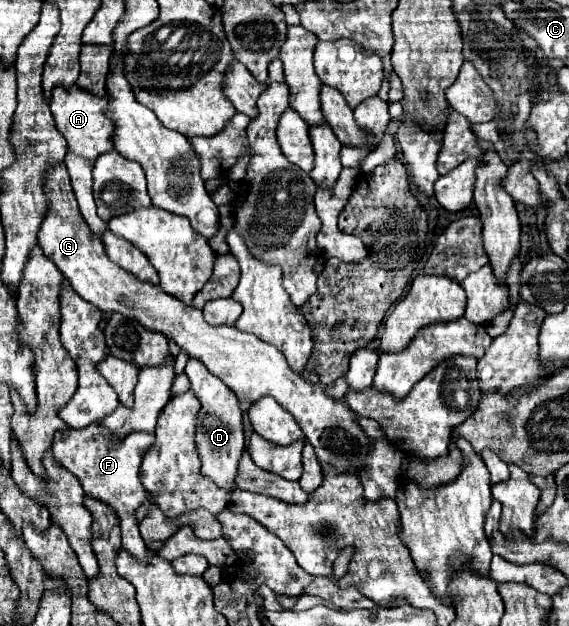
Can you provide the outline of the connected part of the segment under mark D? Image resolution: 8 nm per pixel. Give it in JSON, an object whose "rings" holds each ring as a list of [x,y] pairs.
{"rings":[[[190,358],[186,364],[186,374],[192,384],[192,392],[202,402],[202,410],[196,420],[196,444],[202,460],[202,474],[214,480],[222,488],[234,488],[236,470],[240,456],[244,452],[244,434],[242,434],[242,410],[238,396],[216,376],[208,372],[208,368]]]}

